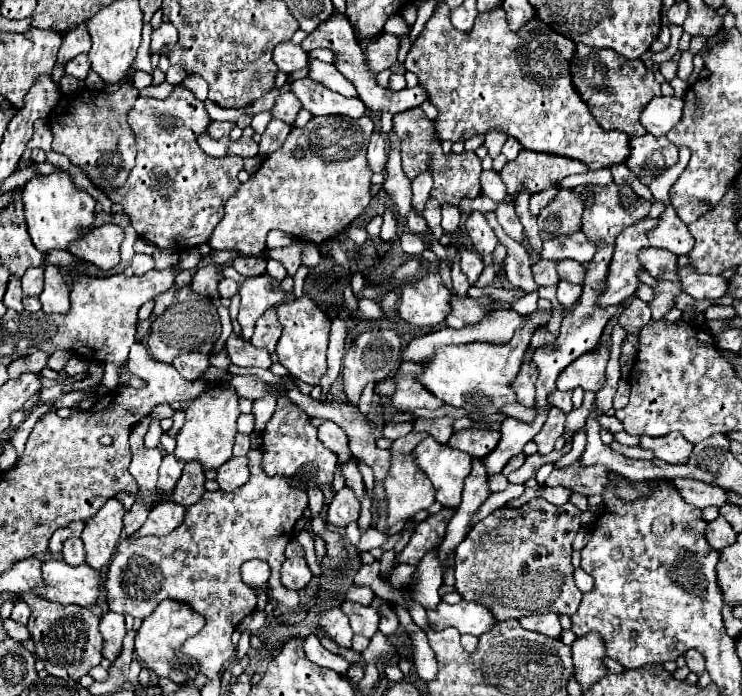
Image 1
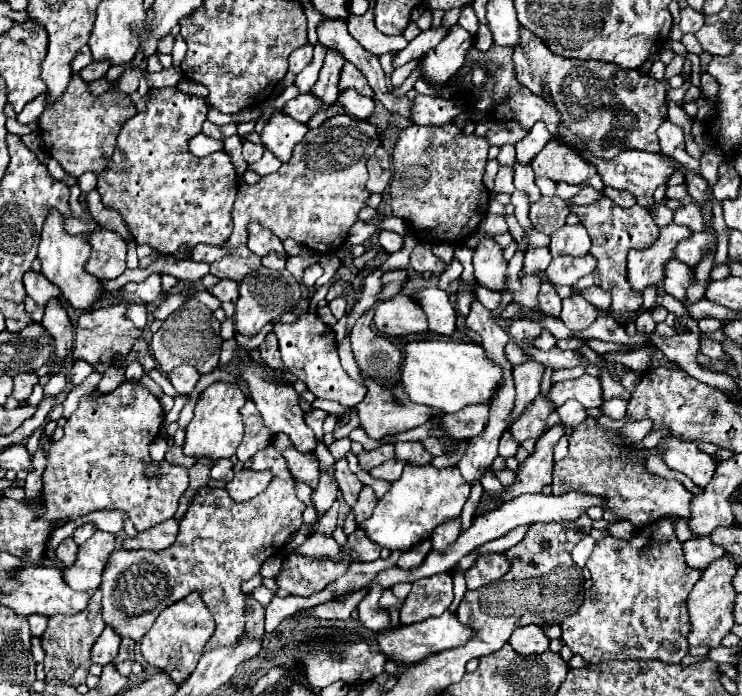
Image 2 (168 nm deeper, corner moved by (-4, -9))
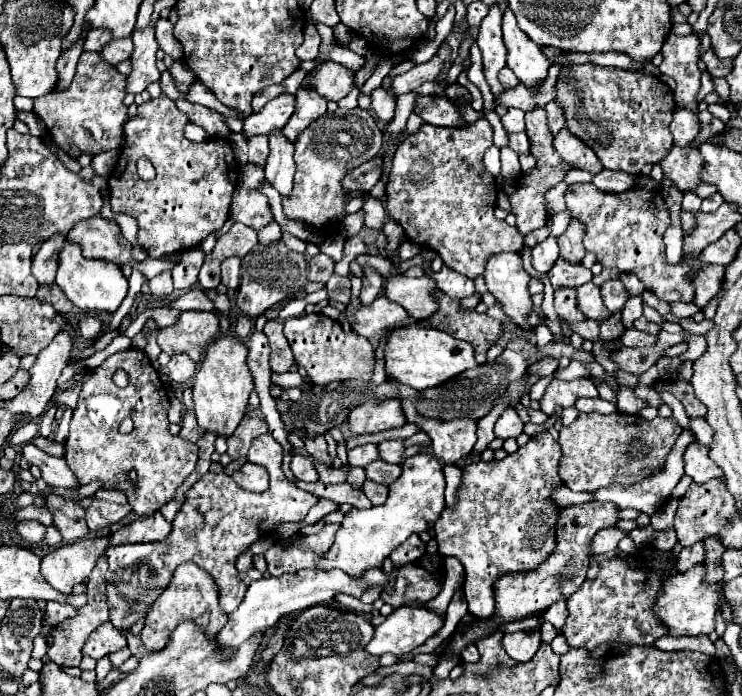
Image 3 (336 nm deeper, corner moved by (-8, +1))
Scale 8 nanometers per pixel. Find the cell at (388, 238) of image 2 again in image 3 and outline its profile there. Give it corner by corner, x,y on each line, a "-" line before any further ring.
362,194
364,198
364,206
362,206
362,212
364,212
364,224
368,228
374,228
374,230
380,230
386,222
386,210
382,206
382,202
370,194

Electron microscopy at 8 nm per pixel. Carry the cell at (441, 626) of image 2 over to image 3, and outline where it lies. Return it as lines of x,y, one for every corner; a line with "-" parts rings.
398,608
374,628
374,638
368,642
368,654
408,654
434,636
442,626
444,618
428,612
426,608

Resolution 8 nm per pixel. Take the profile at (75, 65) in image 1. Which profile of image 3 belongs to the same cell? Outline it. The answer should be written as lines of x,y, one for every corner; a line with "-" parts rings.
128,38
128,40
112,40
110,44
104,46
104,50
100,54
108,64
116,66
118,62
130,58
130,54
132,54
132,38

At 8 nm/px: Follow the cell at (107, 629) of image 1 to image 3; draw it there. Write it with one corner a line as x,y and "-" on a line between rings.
104,622
92,632
92,636
88,636
88,640
82,648
82,654
90,656
94,660
100,660
102,656
116,652
124,646
126,646
126,638
122,636
122,632
116,630
110,622

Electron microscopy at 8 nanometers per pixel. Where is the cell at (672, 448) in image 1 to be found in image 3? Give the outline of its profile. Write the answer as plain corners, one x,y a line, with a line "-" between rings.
698,442
690,444
688,450
684,452
684,460
686,460
686,474
696,484
704,484
712,478
724,480
724,474
720,472
720,468
716,468
716,462
708,458
708,446
702,446

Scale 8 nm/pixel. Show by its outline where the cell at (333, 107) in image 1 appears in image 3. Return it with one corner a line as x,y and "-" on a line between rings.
282,94
270,100
260,112
254,112
244,120
244,136
268,136
276,130
282,130
294,112
294,102
296,98
292,94

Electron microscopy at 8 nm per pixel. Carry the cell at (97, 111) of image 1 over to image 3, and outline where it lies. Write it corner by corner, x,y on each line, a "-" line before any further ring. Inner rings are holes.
82,52
72,84
64,92
52,92
34,98
32,112
44,122
46,130
66,152
70,146
78,146
82,152
98,154
120,146
122,124
126,122
126,106
122,104
126,92
126,76
120,74
112,64
106,64
100,52
-
96,60
100,60
96,64
-
96,132
96,134
94,134
-
102,132
102,134
98,134

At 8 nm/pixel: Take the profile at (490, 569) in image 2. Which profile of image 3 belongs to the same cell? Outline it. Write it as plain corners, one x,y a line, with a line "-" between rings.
540,432
530,438
528,444
520,446
514,454
508,454
504,460
482,462
474,460
464,466
464,484
460,484
460,500
456,508
444,508
440,520
436,520
436,542
442,556
456,556
466,570
464,596
468,602
468,612
480,620
494,618
494,582
508,572
530,572
536,570
546,556
556,548
556,522
560,506
554,504
552,492
562,486
558,466
562,458
562,448
548,432

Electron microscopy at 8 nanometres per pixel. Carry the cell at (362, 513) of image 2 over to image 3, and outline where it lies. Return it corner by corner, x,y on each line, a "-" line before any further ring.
366,480
362,490
364,490
364,494
368,496
368,500
370,500
374,506
384,504
384,500
386,500
386,496
388,496
388,486
376,484
376,482
372,482
372,480

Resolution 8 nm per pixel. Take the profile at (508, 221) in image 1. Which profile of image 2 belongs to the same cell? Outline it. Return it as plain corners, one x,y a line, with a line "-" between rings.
530,246
526,250
526,254
524,254
524,272
532,274
536,270
546,270
550,260
552,260
552,256
550,256
548,248
534,248
534,246

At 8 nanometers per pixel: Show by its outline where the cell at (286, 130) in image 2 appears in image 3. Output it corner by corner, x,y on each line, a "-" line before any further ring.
282,130
268,136
270,138
270,154
266,162
266,180
280,192
280,196
290,196
292,178
294,178
294,144
290,144

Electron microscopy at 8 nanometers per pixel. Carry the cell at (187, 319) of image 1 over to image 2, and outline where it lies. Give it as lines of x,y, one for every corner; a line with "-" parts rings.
188,294
186,302
164,320
158,332
154,332
150,342
150,352
156,358
160,370
166,374
180,364
192,364
198,368
200,374
208,374
218,366
222,342
224,340
220,336
220,322
204,304
196,300
194,294

